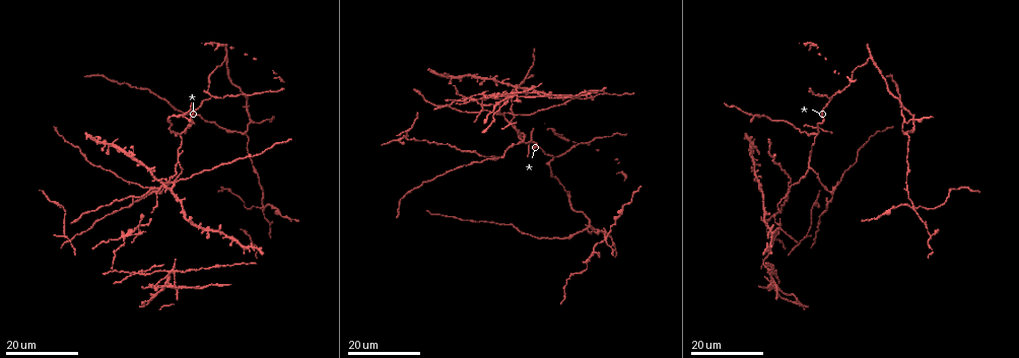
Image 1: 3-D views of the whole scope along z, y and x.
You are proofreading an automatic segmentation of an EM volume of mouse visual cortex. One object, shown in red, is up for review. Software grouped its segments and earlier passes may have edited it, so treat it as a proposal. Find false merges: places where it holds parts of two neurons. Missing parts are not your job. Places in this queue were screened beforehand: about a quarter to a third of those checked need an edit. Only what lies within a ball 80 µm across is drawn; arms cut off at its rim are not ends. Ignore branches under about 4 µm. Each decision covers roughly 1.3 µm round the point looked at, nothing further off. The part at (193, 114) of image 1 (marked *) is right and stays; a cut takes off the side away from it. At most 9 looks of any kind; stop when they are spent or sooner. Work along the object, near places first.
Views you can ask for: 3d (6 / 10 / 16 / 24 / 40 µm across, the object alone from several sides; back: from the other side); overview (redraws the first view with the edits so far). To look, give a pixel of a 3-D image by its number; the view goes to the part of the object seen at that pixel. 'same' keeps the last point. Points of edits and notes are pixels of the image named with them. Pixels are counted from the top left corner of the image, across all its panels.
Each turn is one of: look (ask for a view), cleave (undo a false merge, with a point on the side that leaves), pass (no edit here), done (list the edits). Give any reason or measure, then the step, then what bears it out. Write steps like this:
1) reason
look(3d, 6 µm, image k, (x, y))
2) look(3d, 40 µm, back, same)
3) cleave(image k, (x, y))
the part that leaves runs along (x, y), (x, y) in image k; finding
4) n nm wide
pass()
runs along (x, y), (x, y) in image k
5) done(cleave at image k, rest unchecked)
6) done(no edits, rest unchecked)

four arms meet
look(3d, 24 µm, image 1, (264, 206))

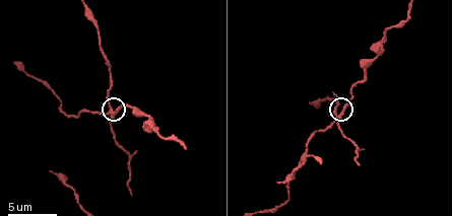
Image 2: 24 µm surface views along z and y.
look(3d, 10 µm, image 2, (112, 112))

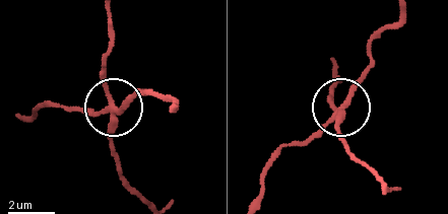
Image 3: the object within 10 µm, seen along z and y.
230 nm wide
cleave(image 3, (87, 110))
a second neuron is stuck on

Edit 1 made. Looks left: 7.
four or more arms meet
look(3d, 16 µm, image 1, (818, 130))

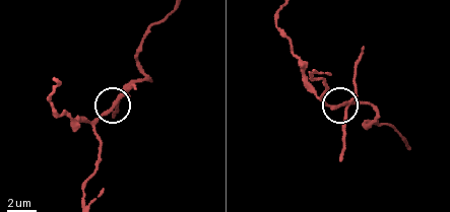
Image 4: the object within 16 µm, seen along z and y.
closer look
look(3d, 10 µm, image 4, (345, 105))

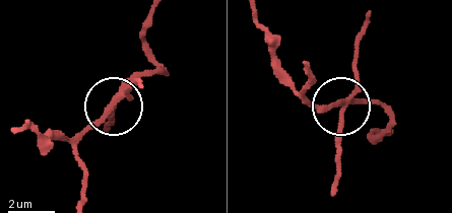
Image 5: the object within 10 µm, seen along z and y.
cleave(image 5, (352, 65))
the part that leaves runs along (347, 100), (332, 196) in image 5; two neurons meet here

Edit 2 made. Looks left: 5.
look(overview)

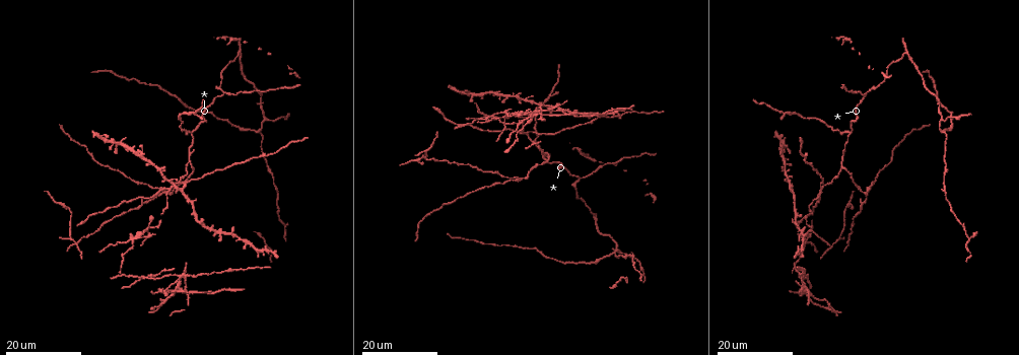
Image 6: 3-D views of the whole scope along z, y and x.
four or more arms meet
look(3d, 24 µm, image 6, (526, 134))

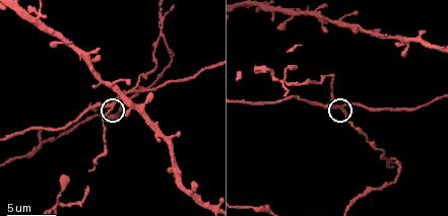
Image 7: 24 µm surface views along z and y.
look(3d, 10 µm, image 7, (111, 102))

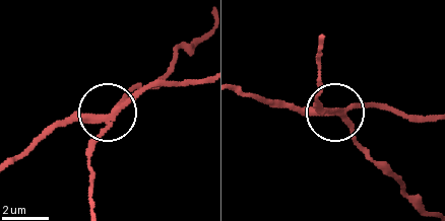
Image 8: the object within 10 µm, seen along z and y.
cleave(image 8, (77, 118))
the part that leaves runs along (115, 116), (148, 88), (200, 81) in image 8; a second neuron is stuck on

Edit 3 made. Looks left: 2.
four arms meet
look(3d, 6 µm, image 7, (58, 203))

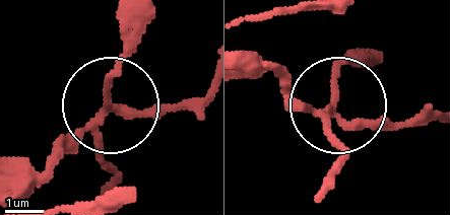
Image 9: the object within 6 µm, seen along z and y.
4 arms
cleave(image 9, (101, 167))
the part that leaves runs along (326, 108), (336, 156), (326, 185) in image 9; two neurons meet here

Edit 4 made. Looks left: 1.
done(cleave at image 3, cleave at image 5, cleave at image 8, cleave at image 9, rest unchecked)

